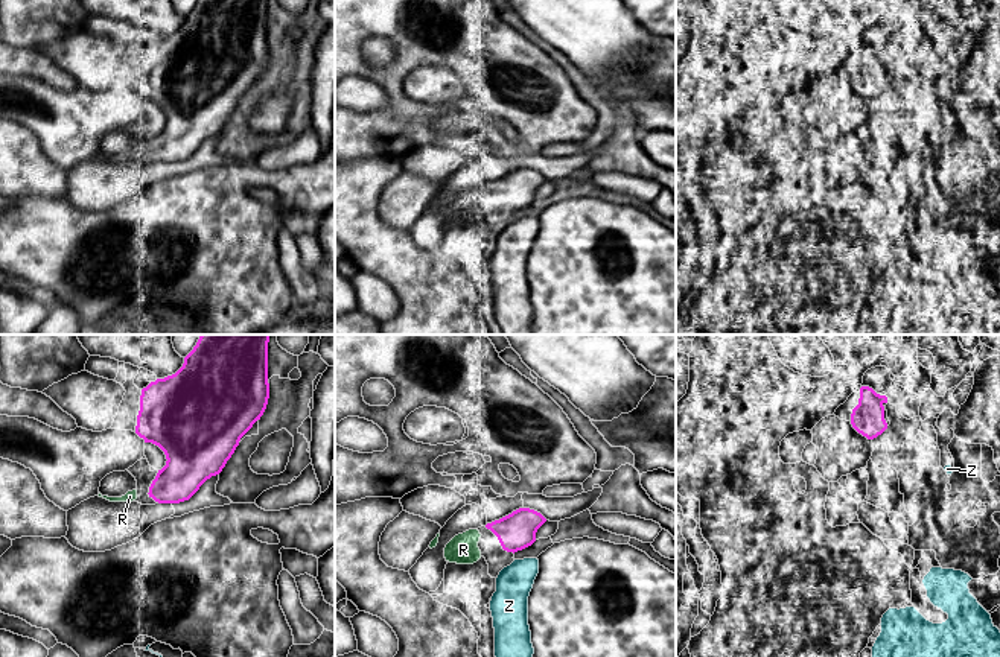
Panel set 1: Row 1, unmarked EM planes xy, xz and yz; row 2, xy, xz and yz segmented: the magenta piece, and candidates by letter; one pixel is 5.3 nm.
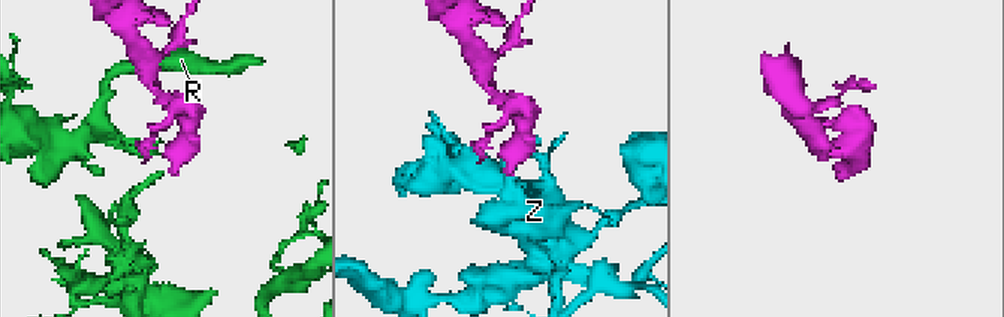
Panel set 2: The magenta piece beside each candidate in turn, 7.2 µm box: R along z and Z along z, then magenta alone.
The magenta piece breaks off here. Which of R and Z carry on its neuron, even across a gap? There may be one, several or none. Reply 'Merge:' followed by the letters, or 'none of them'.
Merge: R

